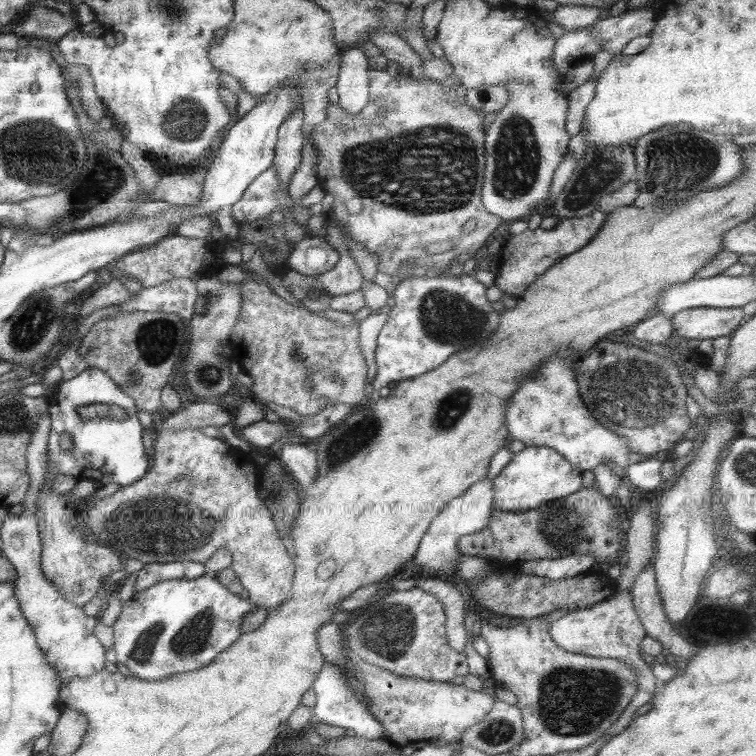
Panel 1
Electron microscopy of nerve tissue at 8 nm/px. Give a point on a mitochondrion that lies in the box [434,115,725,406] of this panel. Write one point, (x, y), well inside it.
(680, 163)

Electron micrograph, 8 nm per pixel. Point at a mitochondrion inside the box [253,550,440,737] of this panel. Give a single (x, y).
(389, 629)

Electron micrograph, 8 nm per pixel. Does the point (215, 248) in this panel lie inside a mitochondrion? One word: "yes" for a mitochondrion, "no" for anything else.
no

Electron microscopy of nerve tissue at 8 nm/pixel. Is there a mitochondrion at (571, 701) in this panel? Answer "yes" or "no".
yes

